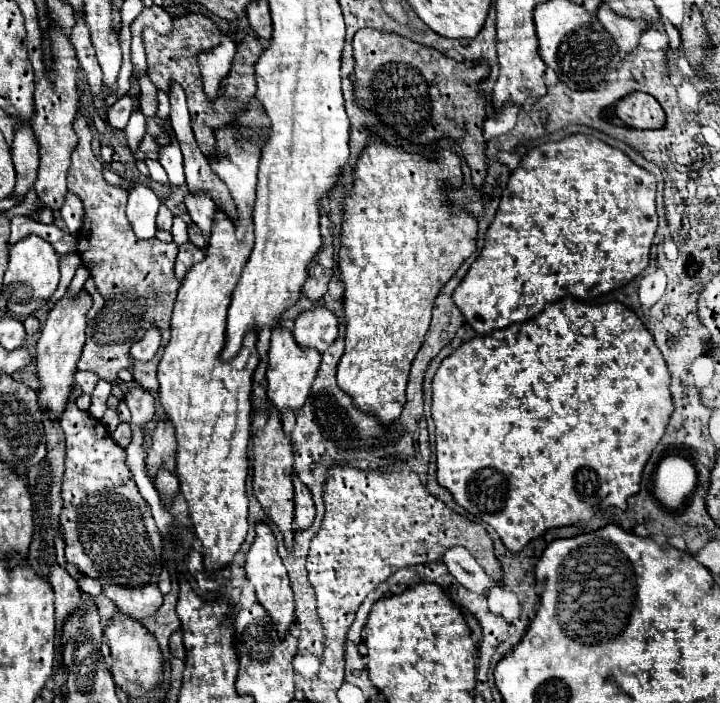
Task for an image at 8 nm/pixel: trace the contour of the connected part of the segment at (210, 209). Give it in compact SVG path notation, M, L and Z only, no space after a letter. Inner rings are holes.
M203 191L201 193L187 193L185 205L189 209L193 223L203 231L203 237L209 239L211 227L213 227L213 217L215 217L215 203L211 201L211 195L207 195Z

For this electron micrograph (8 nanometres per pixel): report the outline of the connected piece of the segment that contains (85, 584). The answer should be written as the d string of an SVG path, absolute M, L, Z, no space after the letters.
M83 576L78 580L78 585L82 591L92 596L103 594L103 588L99 581Z

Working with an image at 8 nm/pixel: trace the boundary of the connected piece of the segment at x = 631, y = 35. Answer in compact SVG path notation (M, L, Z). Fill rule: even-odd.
M601 3L597 15L599 15L599 21L607 27L607 31L611 31L619 51L623 53L633 51L639 45L639 37L649 29L647 21L621 17L607 3Z

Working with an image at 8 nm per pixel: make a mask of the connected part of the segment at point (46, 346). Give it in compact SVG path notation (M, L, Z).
M87 291L69 293L69 295L65 293L41 325L41 337L39 337L37 349L35 349L35 365L37 365L37 373L39 373L39 383L41 383L39 403L41 403L41 407L47 407L53 415L63 413L63 407L71 395L73 375L77 371L77 361L79 361L83 345L85 345L87 311L91 309L91 305L93 305L93 301Z

